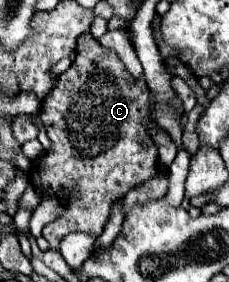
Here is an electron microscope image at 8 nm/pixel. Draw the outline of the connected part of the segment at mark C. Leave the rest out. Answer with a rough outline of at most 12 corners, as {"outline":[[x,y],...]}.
{"outline":[[90,33],[42,103],[42,195],[76,185],[42,229],[100,235],[158,175],[144,77]]}

